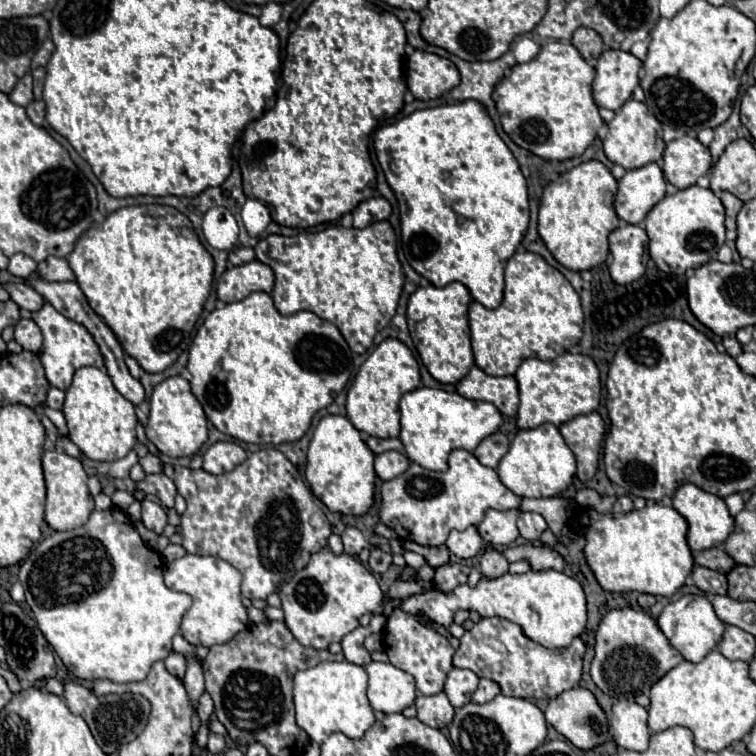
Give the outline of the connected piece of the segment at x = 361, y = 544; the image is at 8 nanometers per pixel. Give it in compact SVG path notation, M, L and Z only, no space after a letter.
M347 528L341 538L343 538L345 552L351 554L351 556L357 556L357 554L367 546L367 538L365 538L363 532L357 530L357 528Z

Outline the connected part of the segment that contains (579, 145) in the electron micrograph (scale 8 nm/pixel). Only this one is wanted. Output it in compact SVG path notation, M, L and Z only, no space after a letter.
M559 40L543 44L537 58L513 66L511 76L503 78L493 92L503 130L517 146L545 160L581 156L603 126L593 100L593 78L595 68L583 60L573 44Z

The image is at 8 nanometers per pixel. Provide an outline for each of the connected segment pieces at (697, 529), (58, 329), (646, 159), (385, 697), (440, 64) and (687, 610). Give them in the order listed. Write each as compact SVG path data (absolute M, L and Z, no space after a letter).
M685 482L679 486L679 490L675 492L673 496L673 508L687 520L689 524L689 534L687 534L687 542L689 542L689 548L693 552L699 552L699 550L707 550L707 548L713 548L713 546L721 546L727 536L735 530L735 520L733 516L729 514L727 510L727 504L723 498L715 496L715 494L709 494L705 490L701 490L699 486L691 484L691 482Z
M45 302L41 310L33 312L33 322L43 332L43 346L41 346L39 356L41 356L41 362L45 366L45 374L47 374L47 380L51 382L51 386L55 386L59 390L67 390L71 386L71 380L73 380L73 374L77 368L83 368L83 366L101 368L101 366L105 366L103 354L101 354L97 342L93 340L93 336L89 334L89 330L83 324L65 318L49 302Z
M629 100L615 112L615 118L609 122L609 134L603 140L603 150L611 162L621 164L627 170L659 162L665 150L661 122L647 110L643 102Z
M369 662L365 670L369 674L367 698L373 710L395 714L415 704L417 688L411 674L383 662Z
M415 50L407 58L407 86L419 100L439 98L461 82L457 66L443 56Z
M685 594L679 600L667 604L657 620L663 634L673 644L673 648L677 648L683 654L683 658L689 662L701 662L713 648L717 648L725 632L725 622L717 618L709 598L697 594Z

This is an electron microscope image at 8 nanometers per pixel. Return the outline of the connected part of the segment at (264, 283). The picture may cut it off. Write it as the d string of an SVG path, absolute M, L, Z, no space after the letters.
M253 260L225 270L217 280L217 296L223 302L239 302L257 290L271 292L273 282L275 282L273 270L267 264Z

